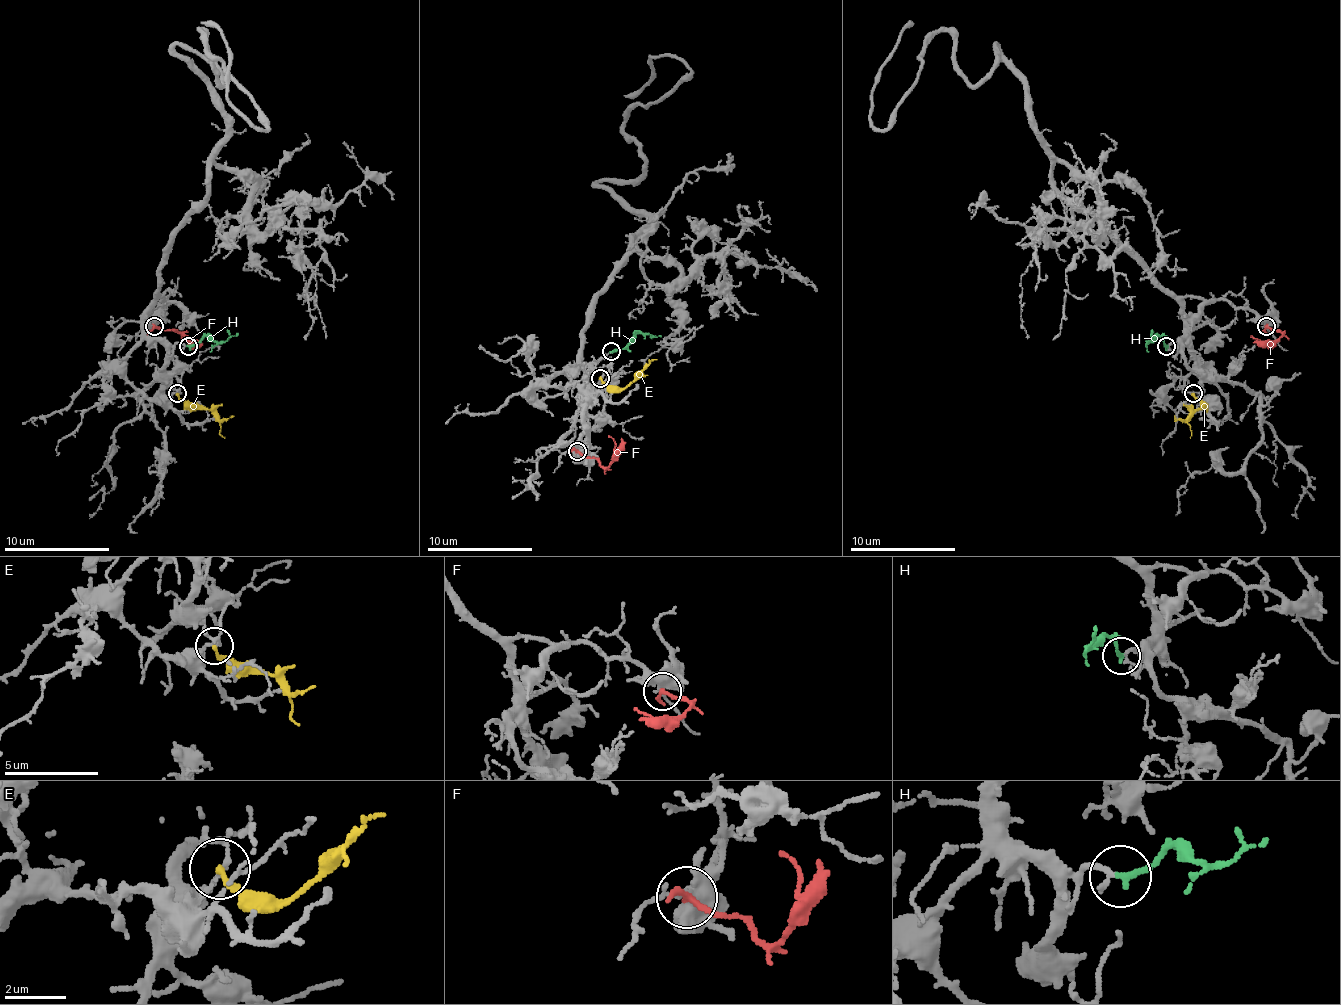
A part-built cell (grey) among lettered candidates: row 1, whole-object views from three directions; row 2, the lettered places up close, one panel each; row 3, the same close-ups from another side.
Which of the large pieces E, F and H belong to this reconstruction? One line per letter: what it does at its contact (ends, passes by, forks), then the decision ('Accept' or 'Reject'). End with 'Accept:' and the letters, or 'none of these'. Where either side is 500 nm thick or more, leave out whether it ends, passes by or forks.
E: It ends there. Reject
F: It ends there. Reject
H: It ends there. Accept
Accept: H

